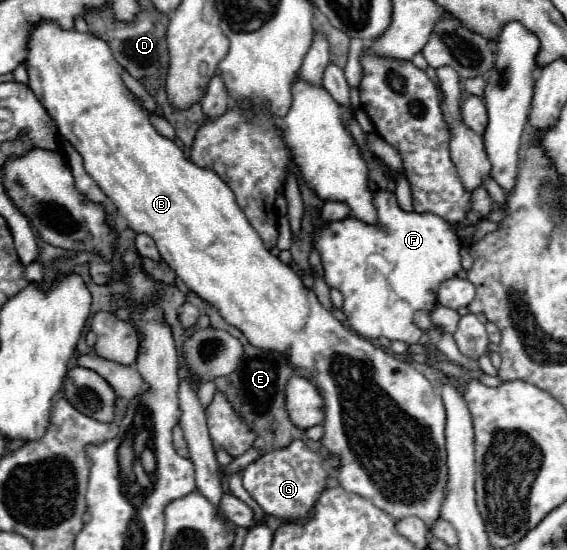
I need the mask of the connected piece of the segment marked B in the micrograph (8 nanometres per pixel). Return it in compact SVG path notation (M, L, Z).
M41 20L29 34L25 70L29 88L55 120L61 138L81 154L87 174L105 196L111 198L129 228L149 234L161 258L185 286L215 306L253 346L283 352L295 368L311 372L325 398L325 434L321 442L327 452L337 454L343 462L337 470L339 484L351 494L369 498L395 520L415 514L431 526L439 516L447 482L445 408L437 388L409 362L389 356L351 328L345 328L319 304L315 292L303 284L297 272L263 246L259 234L237 206L233 190L213 170L199 168L185 158L183 150L173 140L157 134L141 98L123 84L123 68L113 60L113 52L105 40L91 32L79 32L75 28L65 30L53 20Z

